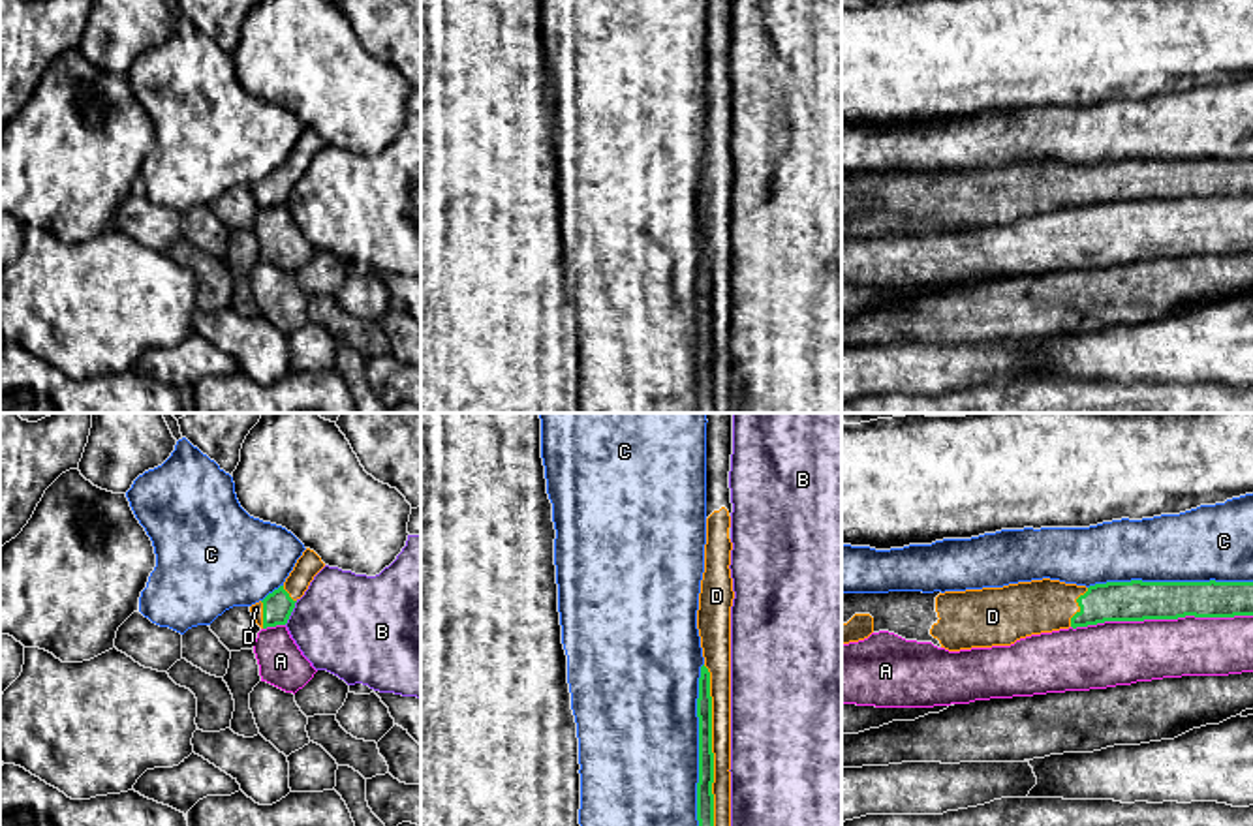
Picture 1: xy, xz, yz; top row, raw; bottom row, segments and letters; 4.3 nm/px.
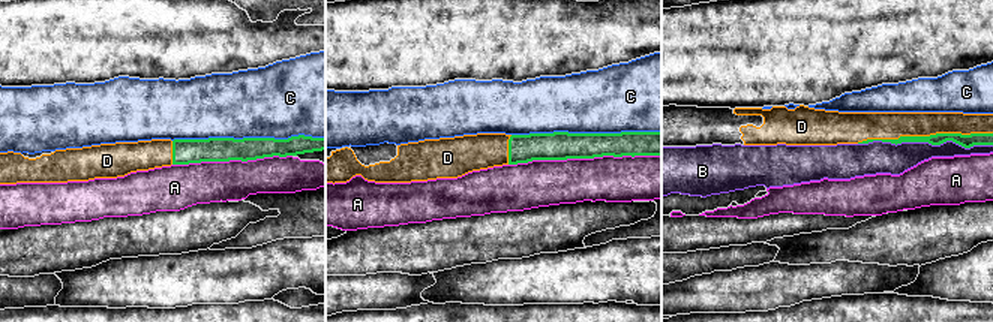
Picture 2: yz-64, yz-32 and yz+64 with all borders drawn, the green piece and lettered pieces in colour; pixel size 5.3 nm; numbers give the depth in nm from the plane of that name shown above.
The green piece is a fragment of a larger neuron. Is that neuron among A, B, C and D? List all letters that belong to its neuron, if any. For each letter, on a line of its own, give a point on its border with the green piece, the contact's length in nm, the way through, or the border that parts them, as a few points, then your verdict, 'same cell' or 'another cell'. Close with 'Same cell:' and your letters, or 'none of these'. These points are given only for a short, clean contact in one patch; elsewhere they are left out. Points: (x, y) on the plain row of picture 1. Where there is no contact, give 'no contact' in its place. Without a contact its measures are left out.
A: meets green in yz at (1161, 198); contact 800 nm long; another cell
B: meets green in xy at (292, 190); contact 120 nm long; another cell
C: meets green in xz at (699, 327); contact 750 nm long; another cell
D: meets green in xz at (711, 329); contact 700 nm long; same cell
Same cell: D

